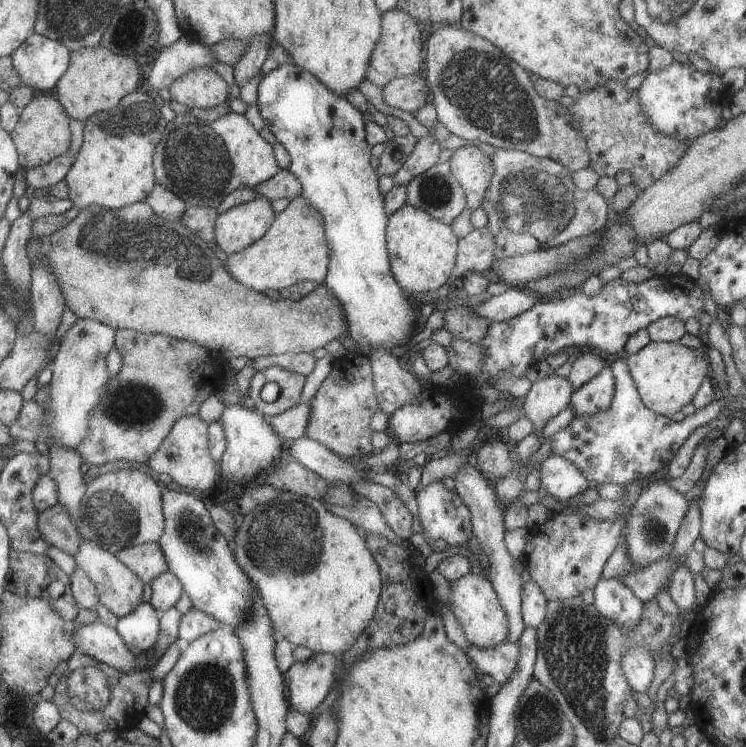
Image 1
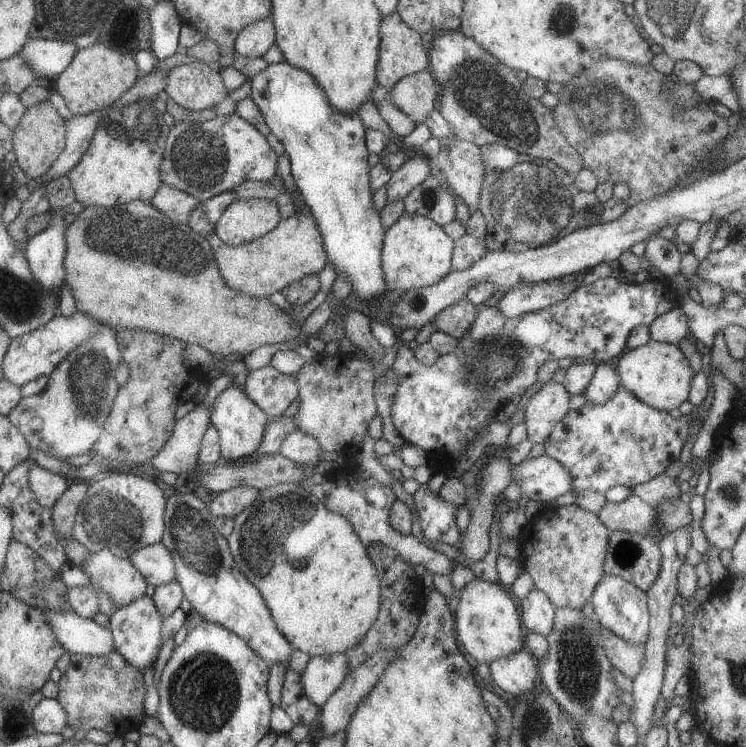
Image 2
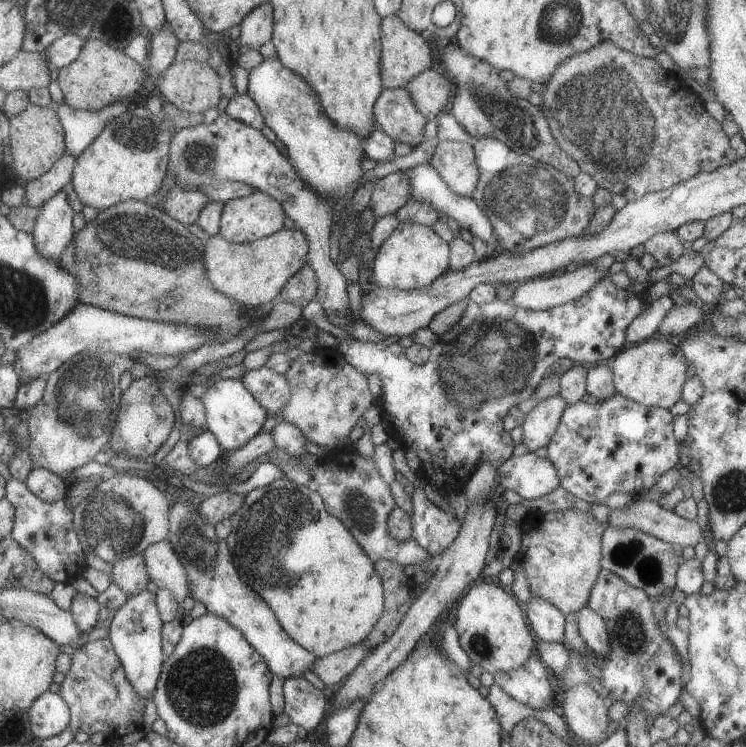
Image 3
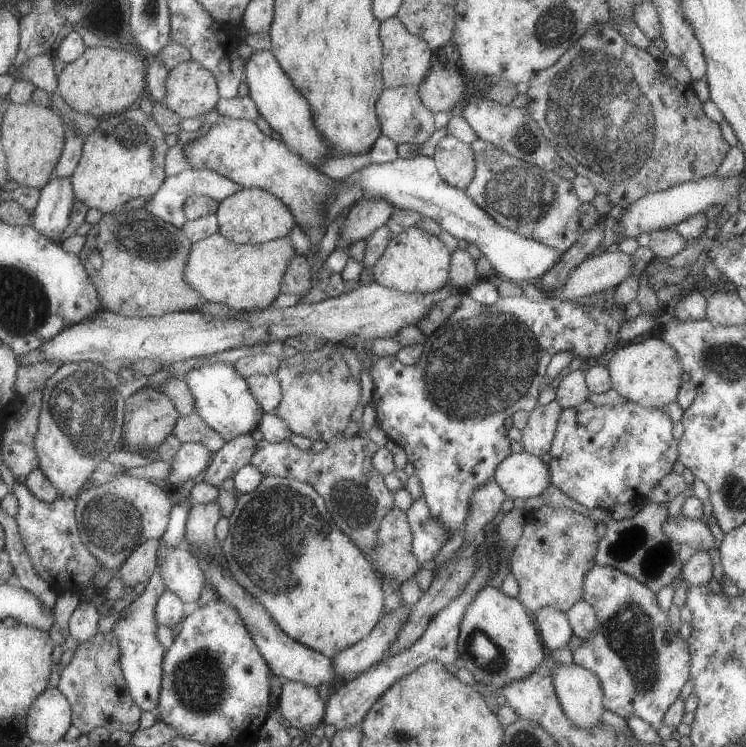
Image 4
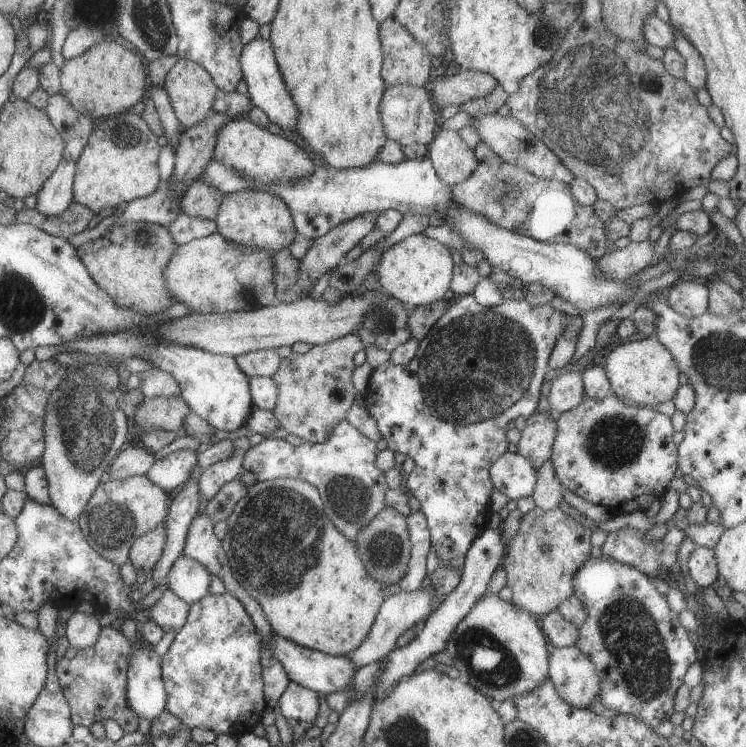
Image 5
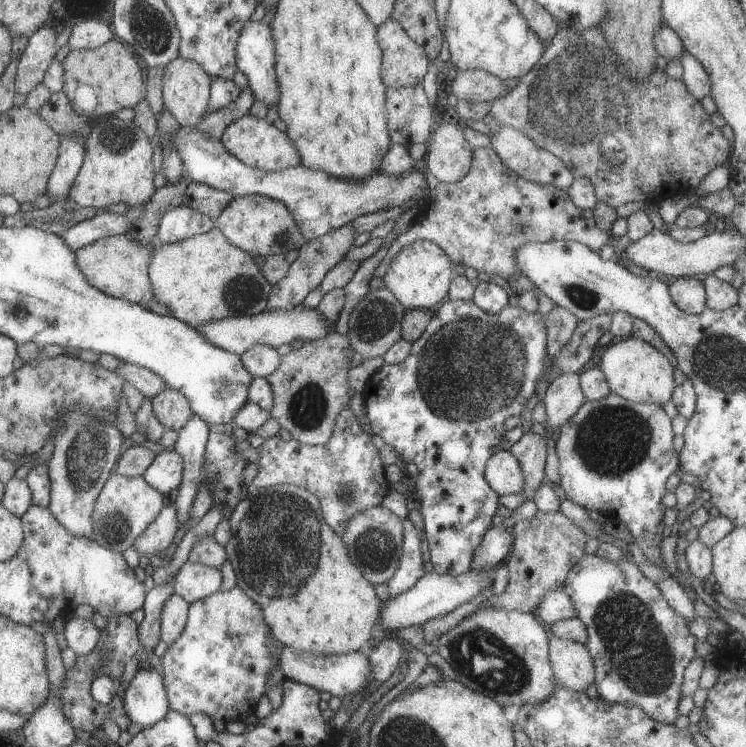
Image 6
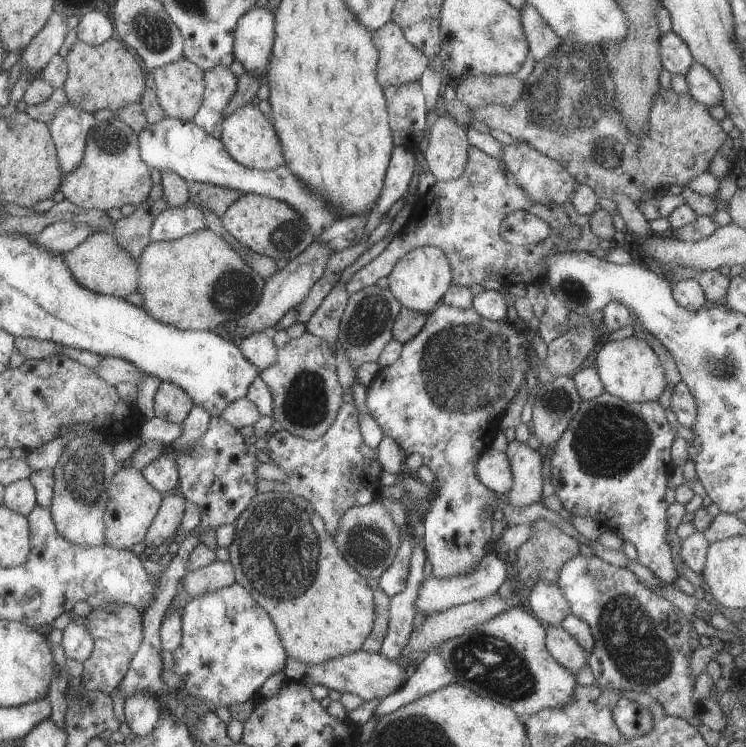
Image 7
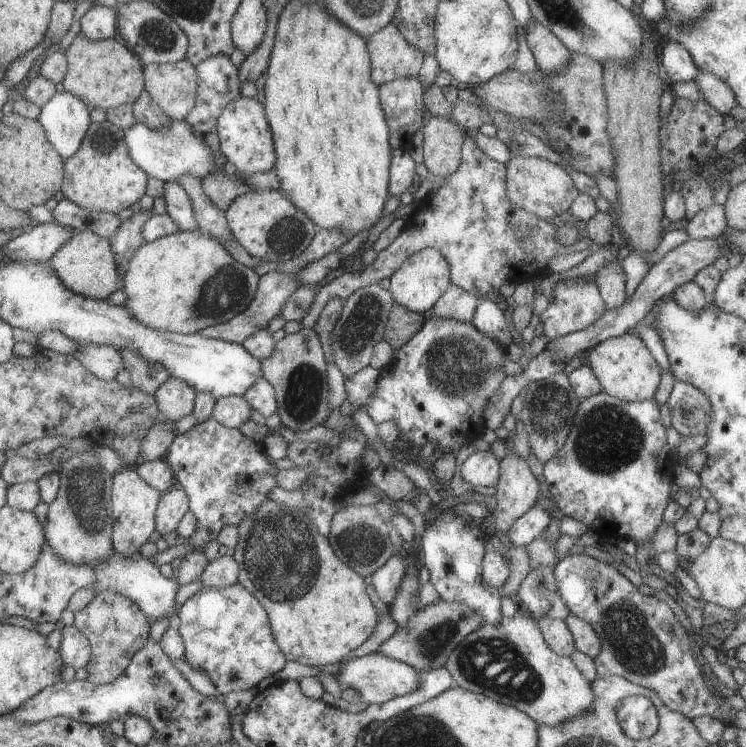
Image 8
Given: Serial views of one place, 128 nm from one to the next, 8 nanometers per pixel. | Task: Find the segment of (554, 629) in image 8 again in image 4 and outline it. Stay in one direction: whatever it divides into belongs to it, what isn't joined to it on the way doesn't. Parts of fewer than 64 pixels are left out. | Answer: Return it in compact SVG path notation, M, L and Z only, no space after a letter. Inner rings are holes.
M558 663L552 679L560 707L571 722L578 727L592 727L601 722L606 709L596 674L575 663Z

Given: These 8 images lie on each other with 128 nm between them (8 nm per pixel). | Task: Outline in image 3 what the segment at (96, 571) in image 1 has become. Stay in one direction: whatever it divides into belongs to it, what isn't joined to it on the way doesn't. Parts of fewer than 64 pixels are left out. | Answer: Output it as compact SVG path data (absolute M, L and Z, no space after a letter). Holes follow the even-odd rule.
M142 553L119 561L112 565L113 584L117 585L127 596L136 595L152 585L145 559Z

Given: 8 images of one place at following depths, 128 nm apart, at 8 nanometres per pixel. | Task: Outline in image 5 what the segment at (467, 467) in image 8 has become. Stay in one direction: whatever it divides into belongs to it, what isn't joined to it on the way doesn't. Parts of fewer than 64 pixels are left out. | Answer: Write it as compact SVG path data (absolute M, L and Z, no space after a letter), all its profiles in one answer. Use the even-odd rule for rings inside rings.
M506 451L492 464L490 478L496 489L517 500L534 494L538 472L522 454Z

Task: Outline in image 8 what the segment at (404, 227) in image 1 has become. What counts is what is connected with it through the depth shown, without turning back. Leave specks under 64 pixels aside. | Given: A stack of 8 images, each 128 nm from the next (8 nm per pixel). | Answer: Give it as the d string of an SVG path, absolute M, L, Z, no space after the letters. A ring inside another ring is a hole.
M428 247L412 254L394 272L389 291L393 294L396 303L405 306L408 310L428 315L436 301L451 285L451 268L448 260L436 248Z

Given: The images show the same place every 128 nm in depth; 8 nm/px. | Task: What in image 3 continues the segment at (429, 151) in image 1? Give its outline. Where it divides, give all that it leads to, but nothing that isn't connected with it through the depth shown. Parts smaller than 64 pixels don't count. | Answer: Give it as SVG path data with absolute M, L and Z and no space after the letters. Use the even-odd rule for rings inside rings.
M398 171L376 181L373 192L368 194L369 206L377 220L395 214L411 198L409 179L403 172Z

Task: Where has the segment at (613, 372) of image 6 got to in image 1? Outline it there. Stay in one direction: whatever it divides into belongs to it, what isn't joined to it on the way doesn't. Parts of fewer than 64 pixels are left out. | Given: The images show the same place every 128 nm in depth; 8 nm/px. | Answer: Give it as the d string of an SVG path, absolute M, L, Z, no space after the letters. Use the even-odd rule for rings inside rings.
M651 341L639 352L628 356L625 362L644 405L654 413L666 417L671 417L691 403L704 378L710 374L705 346L703 350L693 350L685 348L678 341Z

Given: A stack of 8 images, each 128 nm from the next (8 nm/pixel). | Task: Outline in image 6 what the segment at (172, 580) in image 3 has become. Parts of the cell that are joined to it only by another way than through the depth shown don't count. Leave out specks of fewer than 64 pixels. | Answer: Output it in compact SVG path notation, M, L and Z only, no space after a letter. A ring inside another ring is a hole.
M186 562L177 570L172 590L186 600L196 602L220 591L222 571L200 563Z

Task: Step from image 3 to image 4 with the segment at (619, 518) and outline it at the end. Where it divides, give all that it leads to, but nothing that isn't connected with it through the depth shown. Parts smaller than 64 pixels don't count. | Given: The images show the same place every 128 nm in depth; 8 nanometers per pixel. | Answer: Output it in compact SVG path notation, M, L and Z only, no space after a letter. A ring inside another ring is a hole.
M679 515L674 519L667 519L663 531L678 545L689 545L696 550L708 550L715 546L715 538L708 525L703 520L685 518Z

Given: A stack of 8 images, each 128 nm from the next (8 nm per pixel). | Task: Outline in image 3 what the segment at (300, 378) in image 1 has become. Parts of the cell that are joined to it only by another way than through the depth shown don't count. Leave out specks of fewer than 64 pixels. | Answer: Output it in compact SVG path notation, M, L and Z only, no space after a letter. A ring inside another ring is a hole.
M265 365L259 370L246 372L240 380L269 414L282 411L290 399L288 380L284 375L269 370Z

